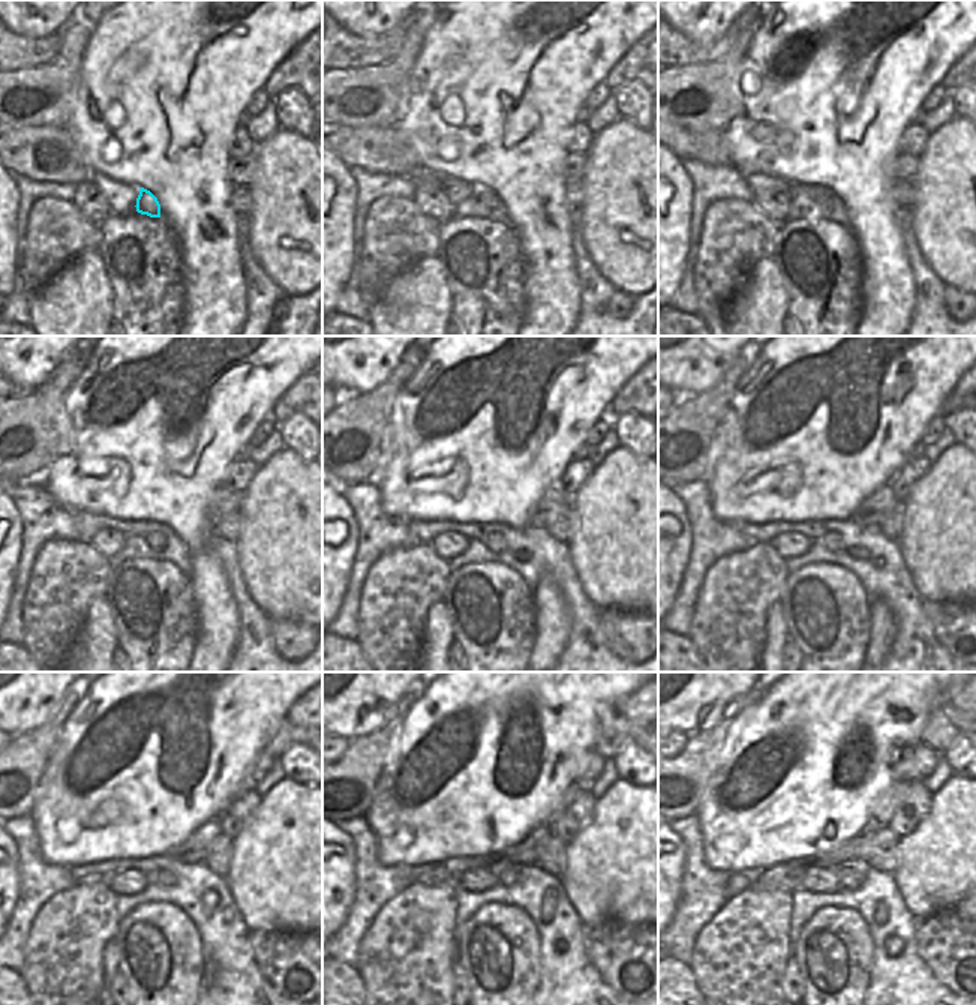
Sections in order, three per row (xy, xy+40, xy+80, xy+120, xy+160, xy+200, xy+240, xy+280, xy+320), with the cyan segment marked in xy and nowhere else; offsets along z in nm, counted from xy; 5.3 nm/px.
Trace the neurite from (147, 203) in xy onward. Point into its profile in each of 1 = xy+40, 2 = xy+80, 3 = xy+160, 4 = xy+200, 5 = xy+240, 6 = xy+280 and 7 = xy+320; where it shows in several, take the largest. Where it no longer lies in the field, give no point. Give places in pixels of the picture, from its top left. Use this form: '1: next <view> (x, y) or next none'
1: next xy+40 (486, 197)
2: next xy+80 (826, 206)
3: next xy+160 (495, 543)
4: next xy+200 (832, 542)
5: next xy+240 (165, 878)
6: next xy+280 (504, 870)
7: next xy+320 (850, 873)

